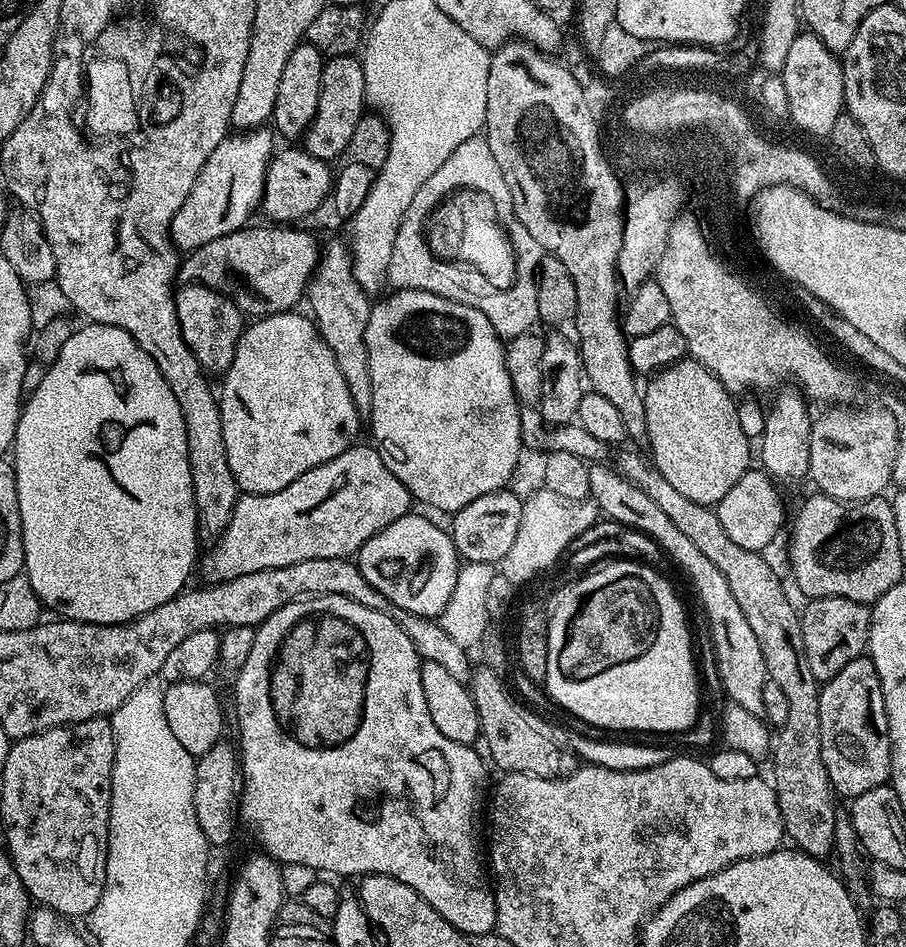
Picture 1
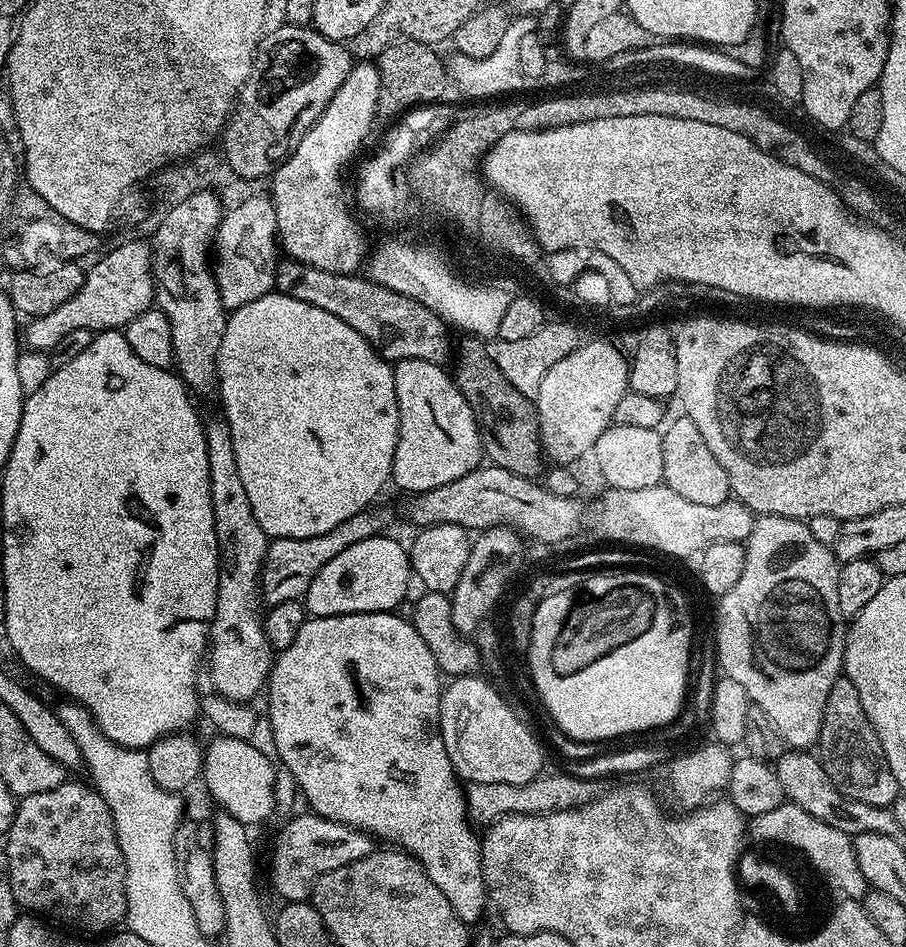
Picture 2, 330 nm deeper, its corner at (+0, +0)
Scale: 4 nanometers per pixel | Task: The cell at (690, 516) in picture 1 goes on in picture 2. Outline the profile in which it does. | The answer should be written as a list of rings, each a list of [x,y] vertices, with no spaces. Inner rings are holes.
[[[464,338],[458,344],[460,365],[454,371],[454,379],[460,393],[466,398],[470,410],[476,416],[476,425],[480,428],[482,452],[488,456],[497,468],[505,468],[519,476],[536,478],[541,475],[540,460],[540,424],[536,421],[536,406],[529,397],[518,394],[506,378],[502,378],[502,370],[492,360],[491,351],[483,348],[476,338]]]

